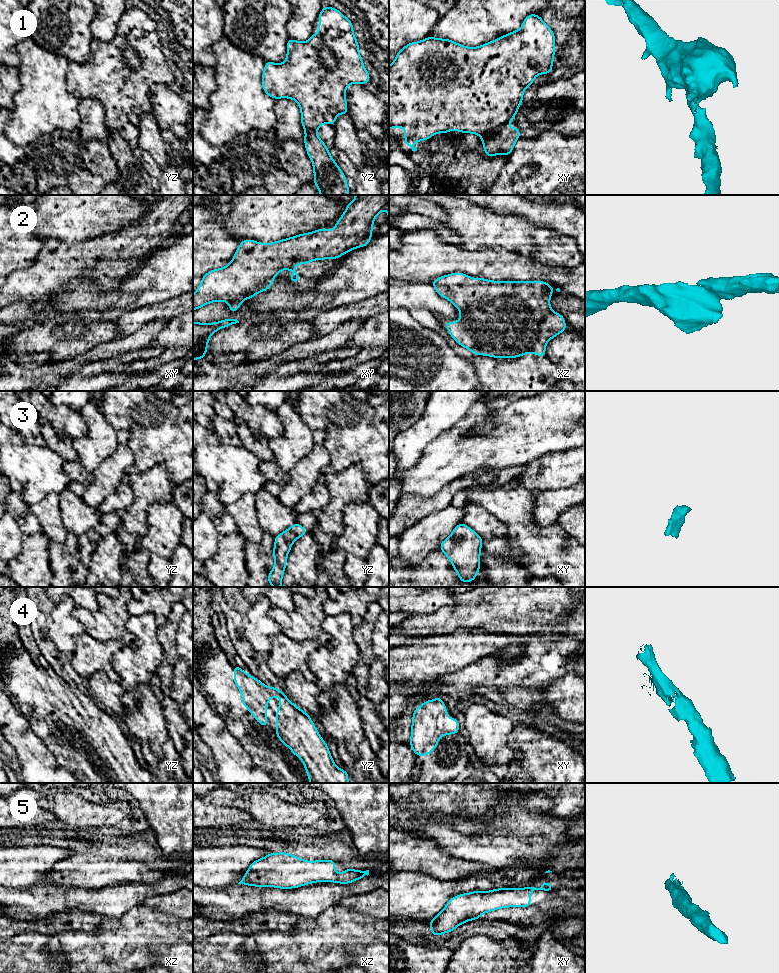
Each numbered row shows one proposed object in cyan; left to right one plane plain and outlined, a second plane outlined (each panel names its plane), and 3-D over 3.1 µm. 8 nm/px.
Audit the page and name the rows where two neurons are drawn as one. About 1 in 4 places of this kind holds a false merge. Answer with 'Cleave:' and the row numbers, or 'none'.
Cleave: 1

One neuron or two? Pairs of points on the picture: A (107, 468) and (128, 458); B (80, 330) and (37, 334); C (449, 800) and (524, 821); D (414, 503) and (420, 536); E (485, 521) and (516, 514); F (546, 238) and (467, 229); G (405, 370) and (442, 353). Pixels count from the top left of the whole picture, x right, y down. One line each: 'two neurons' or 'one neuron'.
A: one neuron
B: one neuron
C: two neurons
D: two neurons
E: two neurons
F: one neuron
G: one neuron

